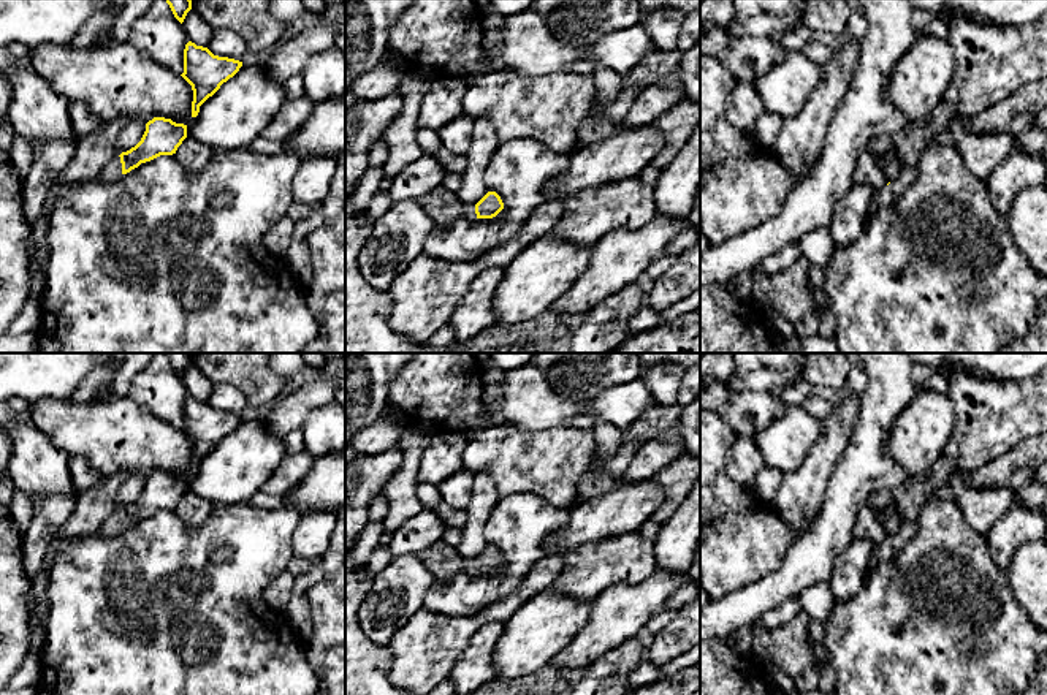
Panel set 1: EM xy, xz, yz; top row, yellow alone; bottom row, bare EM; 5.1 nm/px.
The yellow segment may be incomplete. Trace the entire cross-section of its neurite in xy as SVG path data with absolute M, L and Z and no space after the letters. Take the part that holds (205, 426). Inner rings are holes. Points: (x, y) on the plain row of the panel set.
M188 396L184 404L184 427L181 429L193 445L192 472L200 461L212 451L223 437L233 432L242 416L214 410L207 402Z

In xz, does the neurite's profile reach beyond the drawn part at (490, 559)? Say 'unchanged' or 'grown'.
grown

